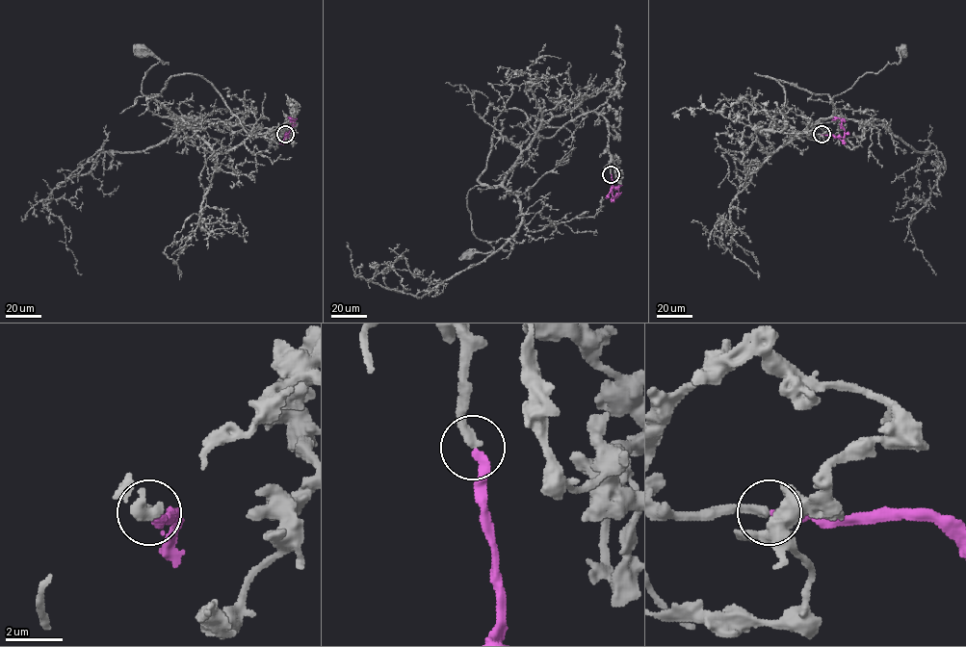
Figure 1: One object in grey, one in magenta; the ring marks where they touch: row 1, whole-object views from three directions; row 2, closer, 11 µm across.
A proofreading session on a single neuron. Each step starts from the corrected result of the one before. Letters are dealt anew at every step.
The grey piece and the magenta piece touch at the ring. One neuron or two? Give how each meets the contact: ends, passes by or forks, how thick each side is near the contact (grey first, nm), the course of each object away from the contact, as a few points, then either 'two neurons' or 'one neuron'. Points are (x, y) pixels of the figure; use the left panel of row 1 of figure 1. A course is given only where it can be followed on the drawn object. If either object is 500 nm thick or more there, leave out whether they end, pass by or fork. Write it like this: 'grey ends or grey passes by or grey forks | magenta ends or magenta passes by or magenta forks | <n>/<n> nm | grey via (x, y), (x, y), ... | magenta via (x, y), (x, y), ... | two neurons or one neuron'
grey ends | magenta ends | 320/280 nm | grey via (285, 134), (249, 134), (235, 116), (195, 133), (142, 91), (145, 73), (169, 63), (142, 49) | magenta via (285, 134), (287, 137), (292, 126), (291, 118), (297, 118) | one neuron

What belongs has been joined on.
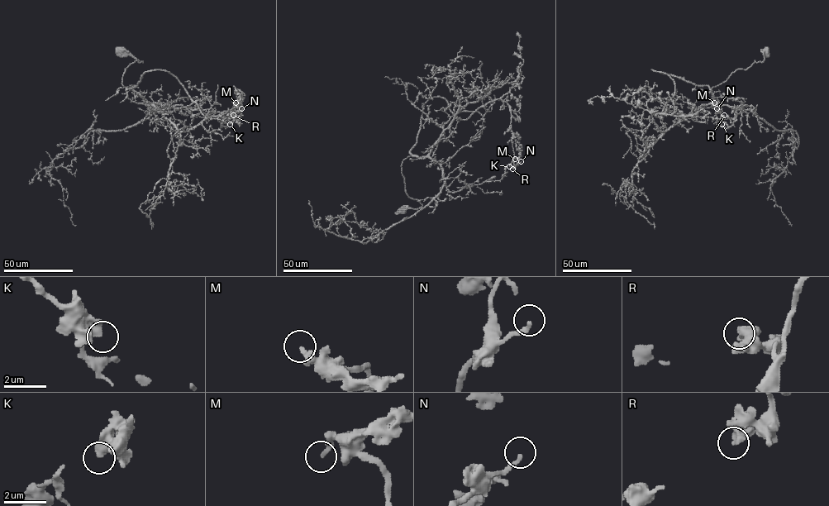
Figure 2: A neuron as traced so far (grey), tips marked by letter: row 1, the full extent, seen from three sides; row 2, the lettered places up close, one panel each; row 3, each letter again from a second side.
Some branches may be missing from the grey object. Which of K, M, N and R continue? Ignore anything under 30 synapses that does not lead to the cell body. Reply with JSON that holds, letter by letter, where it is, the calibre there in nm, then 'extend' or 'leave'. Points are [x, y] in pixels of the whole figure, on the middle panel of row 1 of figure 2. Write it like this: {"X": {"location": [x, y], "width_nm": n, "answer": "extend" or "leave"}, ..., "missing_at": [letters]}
{"K": {"location": [509, 166], "width_nm": 500, "answer": "leave"}, "M": {"location": [515, 159], "width_nm": 200, "answer": "leave"}, "N": {"location": [521, 161], "width_nm": 180, "answer": "leave"}, "R": {"location": [512, 169], "width_nm": 600, "answer": "leave"}, "missing_at": []}

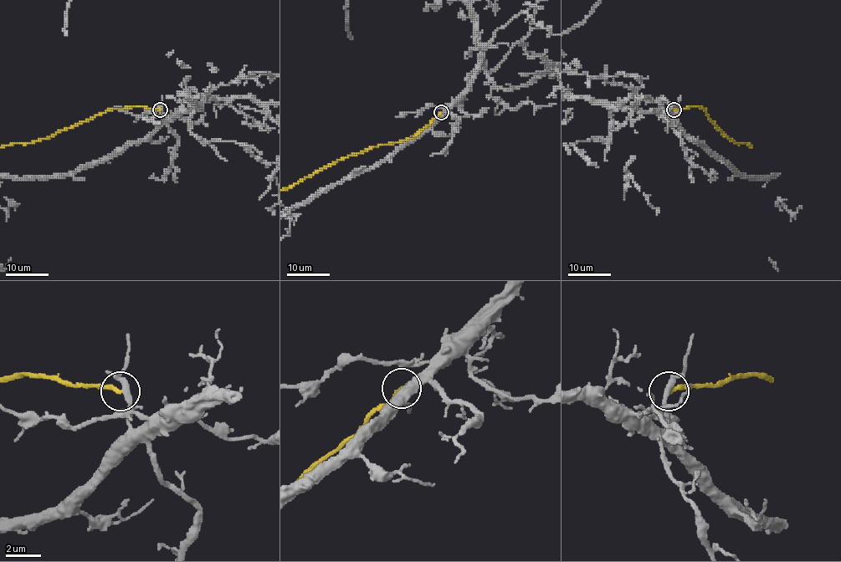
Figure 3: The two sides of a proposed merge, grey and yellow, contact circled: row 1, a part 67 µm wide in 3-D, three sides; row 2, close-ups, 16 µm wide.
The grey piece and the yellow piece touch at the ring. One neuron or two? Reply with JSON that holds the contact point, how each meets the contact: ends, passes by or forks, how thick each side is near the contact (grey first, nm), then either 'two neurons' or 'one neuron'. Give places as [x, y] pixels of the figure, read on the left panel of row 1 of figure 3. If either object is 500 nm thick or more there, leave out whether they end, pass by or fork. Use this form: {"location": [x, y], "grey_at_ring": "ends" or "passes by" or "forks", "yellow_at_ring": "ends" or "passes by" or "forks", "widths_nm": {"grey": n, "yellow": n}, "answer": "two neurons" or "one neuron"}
{"location": [160, 109], "grey_at_ring": "passes by", "yellow_at_ring": "ends", "widths_nm": {"grey": 320, "yellow": 220}, "answer": "two neurons"}

